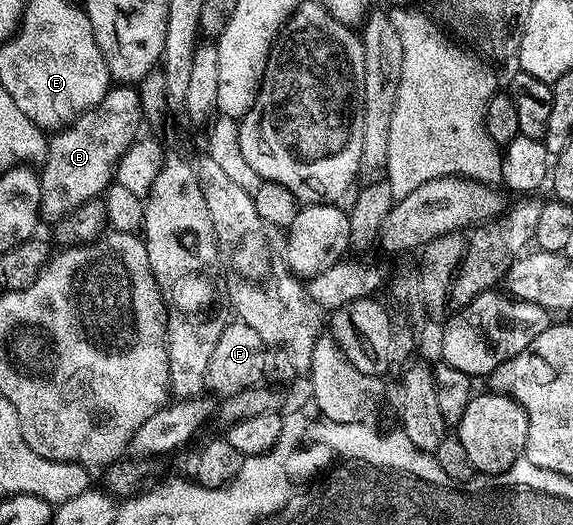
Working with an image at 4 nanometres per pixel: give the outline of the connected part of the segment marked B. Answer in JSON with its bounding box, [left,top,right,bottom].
[41,84,144,220]

